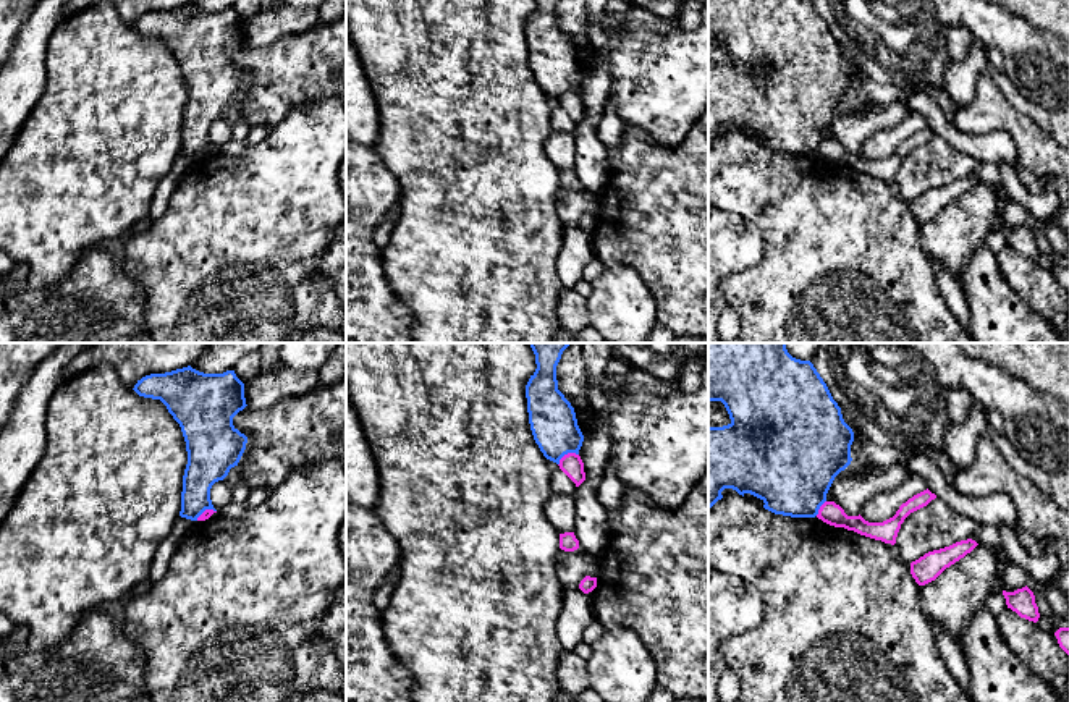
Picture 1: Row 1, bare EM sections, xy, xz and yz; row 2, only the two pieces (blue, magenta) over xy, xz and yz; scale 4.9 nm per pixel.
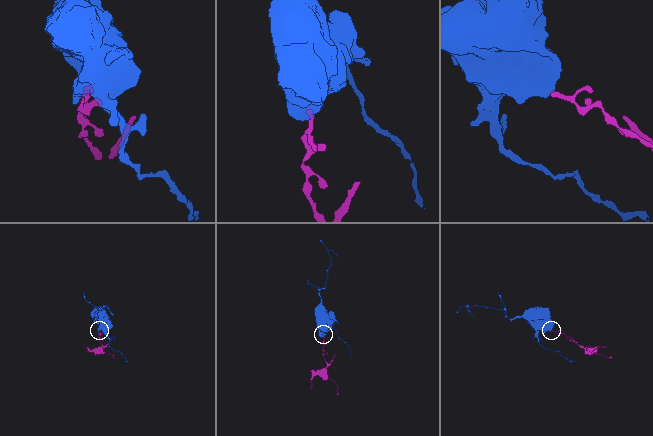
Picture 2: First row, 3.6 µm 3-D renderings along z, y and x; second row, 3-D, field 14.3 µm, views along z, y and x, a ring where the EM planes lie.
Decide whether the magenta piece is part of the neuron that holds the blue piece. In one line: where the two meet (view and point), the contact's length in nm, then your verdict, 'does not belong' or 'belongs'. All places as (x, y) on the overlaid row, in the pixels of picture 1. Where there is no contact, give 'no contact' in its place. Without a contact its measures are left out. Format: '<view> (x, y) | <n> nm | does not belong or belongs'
xz (566, 453) | 120 nm | does not belong

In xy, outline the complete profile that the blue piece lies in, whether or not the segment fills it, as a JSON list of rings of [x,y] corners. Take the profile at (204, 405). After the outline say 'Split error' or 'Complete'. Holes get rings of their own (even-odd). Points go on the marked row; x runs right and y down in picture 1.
[[[188,366],[146,375],[137,380],[133,390],[139,396],[160,400],[181,427],[188,464],[183,476],[180,516],[197,521],[205,510],[217,511],[210,500],[210,488],[215,482],[223,480],[231,467],[238,466],[247,443],[247,437],[233,425],[233,417],[247,406],[244,383],[235,370],[204,374]]]. Complete

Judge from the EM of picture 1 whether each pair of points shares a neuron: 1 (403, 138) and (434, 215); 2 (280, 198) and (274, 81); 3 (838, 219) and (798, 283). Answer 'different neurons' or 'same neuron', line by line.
1: same neuron
2: different neurons
3: same neuron

